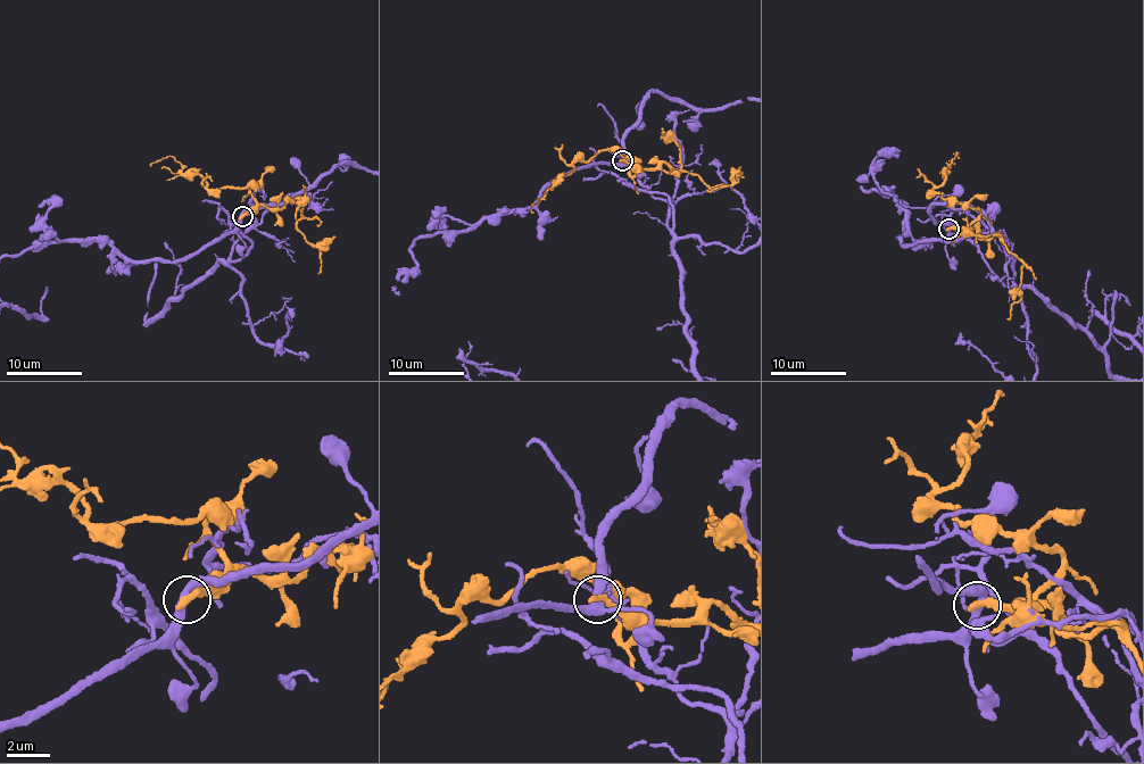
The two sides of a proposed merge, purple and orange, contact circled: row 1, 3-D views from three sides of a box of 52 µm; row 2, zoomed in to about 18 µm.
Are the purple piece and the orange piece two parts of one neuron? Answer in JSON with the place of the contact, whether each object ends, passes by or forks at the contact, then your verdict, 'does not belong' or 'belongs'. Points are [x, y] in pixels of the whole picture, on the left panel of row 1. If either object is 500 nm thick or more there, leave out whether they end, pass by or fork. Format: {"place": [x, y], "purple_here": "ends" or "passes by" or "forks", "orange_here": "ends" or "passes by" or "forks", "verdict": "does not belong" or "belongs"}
{"place": [242, 216], "purple_here": "passes by", "orange_here": "ends", "verdict": "does not belong"}

